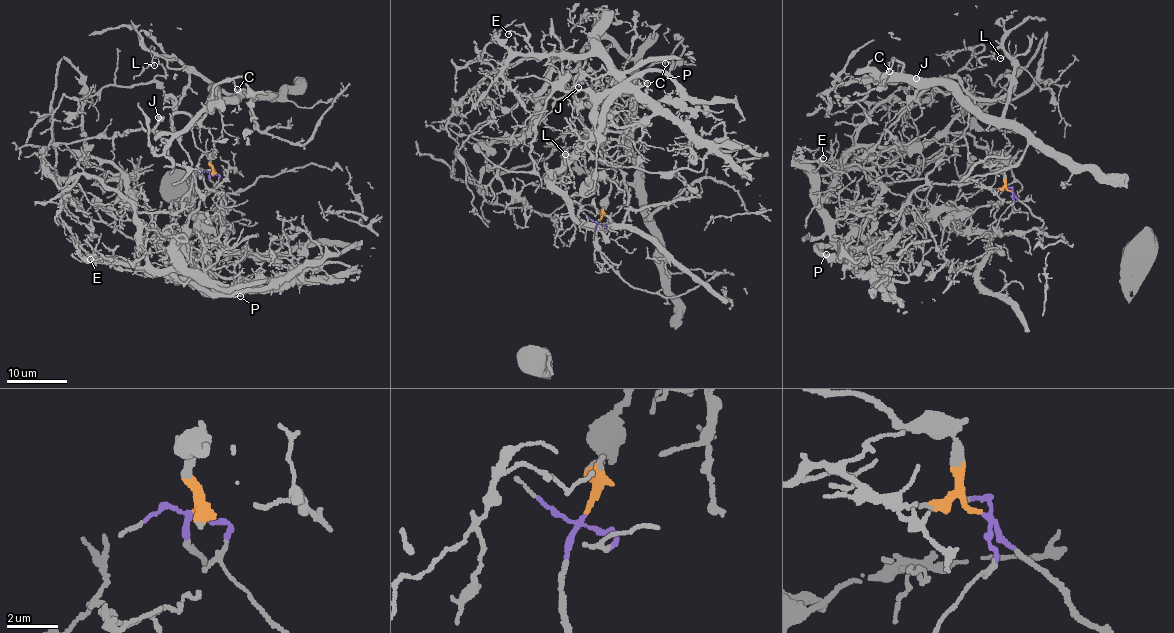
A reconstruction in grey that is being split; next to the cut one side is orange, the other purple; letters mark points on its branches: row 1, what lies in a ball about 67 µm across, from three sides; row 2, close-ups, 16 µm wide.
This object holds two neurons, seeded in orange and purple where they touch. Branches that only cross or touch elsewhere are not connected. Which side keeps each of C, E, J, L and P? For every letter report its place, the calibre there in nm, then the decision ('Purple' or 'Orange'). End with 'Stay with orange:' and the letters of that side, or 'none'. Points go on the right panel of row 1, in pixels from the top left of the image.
C: Place: (889, 71). Thickness 130 nm. Orange
E: Place: (823, 158). Thickness 170 nm. Purple
J: Place: (916, 78). Thickness 140 nm. Orange
L: Place: (1000, 58). Thickness 130 nm. Purple
P: Place: (826, 254). Thickness 110 nm. Purple
Stay with orange: C, J

